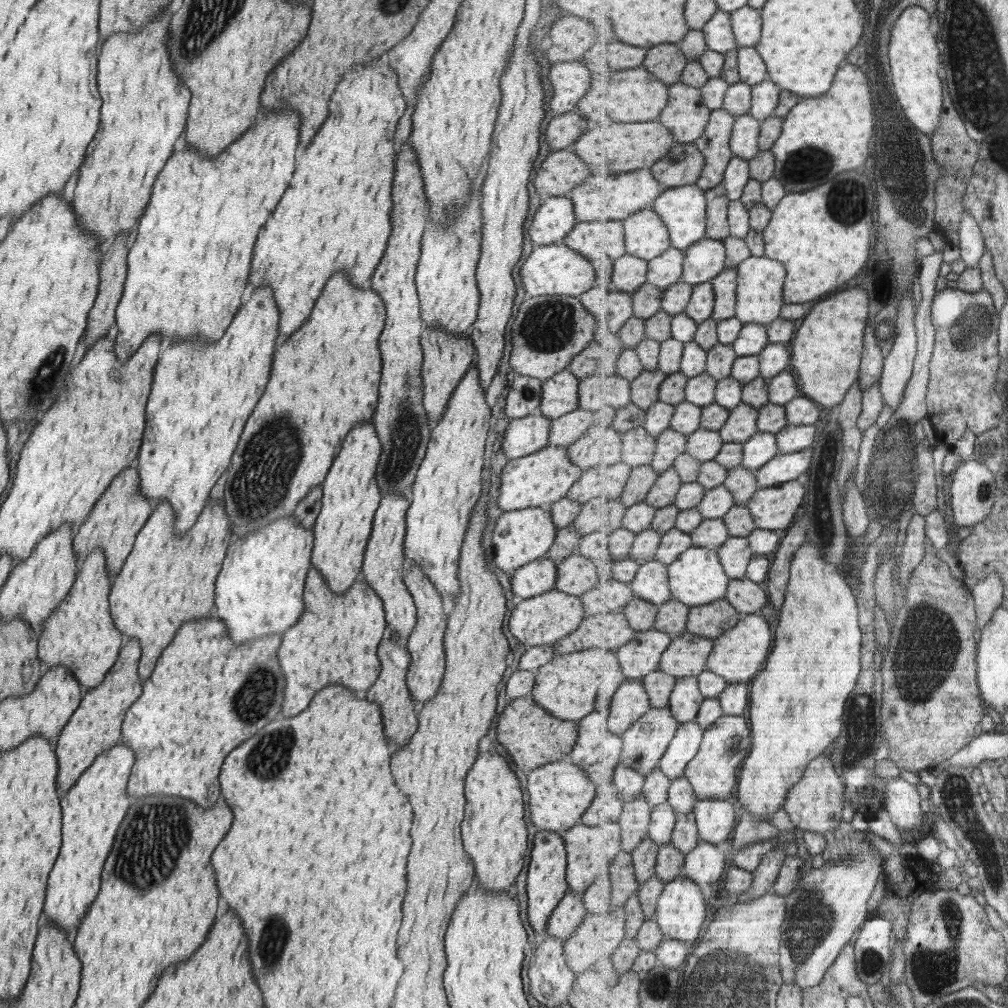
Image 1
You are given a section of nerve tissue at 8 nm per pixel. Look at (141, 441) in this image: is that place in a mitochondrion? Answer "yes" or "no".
no

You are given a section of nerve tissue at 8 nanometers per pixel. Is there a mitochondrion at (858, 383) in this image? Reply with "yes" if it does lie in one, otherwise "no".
no

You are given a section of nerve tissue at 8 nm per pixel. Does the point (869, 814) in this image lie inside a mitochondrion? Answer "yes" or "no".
no

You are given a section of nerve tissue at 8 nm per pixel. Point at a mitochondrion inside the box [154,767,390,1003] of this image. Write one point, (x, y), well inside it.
(274, 935)

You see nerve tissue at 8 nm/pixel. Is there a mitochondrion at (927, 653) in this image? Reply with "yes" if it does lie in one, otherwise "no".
yes

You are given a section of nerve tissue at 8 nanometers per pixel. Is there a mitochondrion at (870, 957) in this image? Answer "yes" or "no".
yes

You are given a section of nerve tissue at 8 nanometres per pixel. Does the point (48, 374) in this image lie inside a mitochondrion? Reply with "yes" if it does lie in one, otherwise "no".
yes

